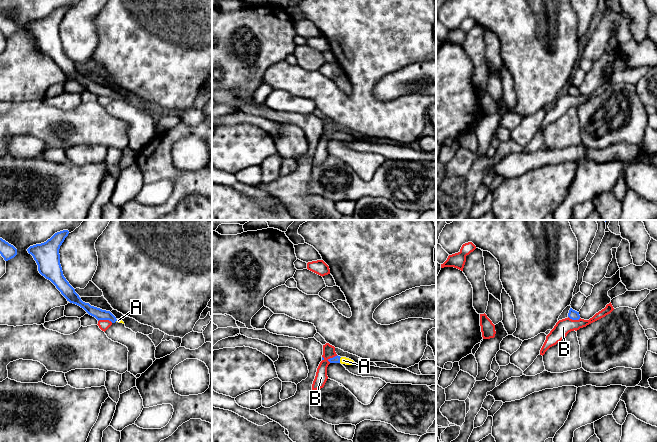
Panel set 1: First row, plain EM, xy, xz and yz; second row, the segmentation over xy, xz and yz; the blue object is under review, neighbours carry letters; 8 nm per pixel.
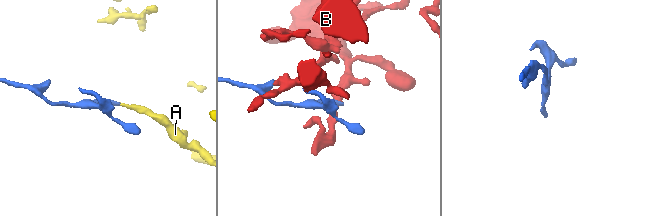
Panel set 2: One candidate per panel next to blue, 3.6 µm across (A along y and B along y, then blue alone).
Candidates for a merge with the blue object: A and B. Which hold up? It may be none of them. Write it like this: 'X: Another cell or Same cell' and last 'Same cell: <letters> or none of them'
A: Same cell
B: Another cell
Same cell: A

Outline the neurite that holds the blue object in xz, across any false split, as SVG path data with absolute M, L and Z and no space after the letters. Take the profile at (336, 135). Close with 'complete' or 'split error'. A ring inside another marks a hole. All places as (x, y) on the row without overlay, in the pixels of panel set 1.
M335 132L333 134L328 135L330 139L341 139L341 140L346 140L346 141L357 141L353 136L346 134L346 133L340 133L340 132Z; split error

